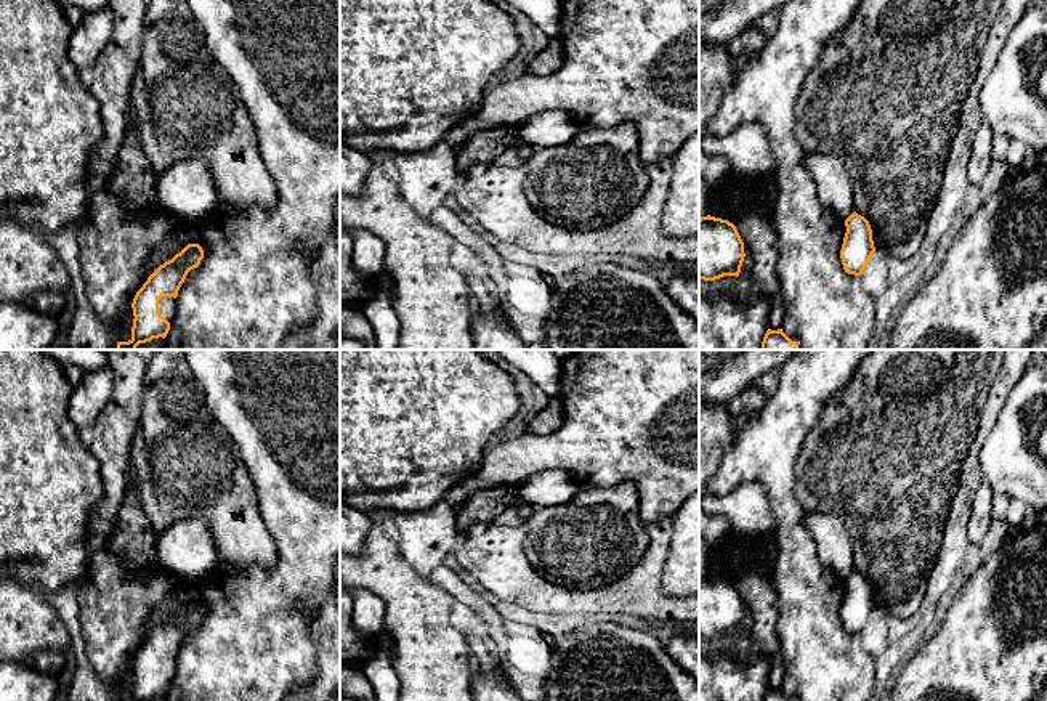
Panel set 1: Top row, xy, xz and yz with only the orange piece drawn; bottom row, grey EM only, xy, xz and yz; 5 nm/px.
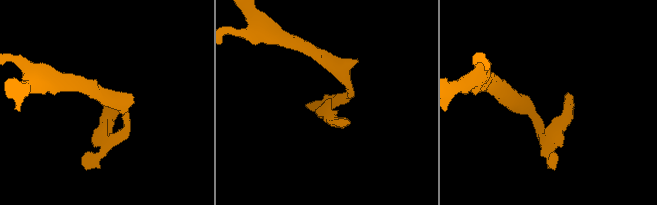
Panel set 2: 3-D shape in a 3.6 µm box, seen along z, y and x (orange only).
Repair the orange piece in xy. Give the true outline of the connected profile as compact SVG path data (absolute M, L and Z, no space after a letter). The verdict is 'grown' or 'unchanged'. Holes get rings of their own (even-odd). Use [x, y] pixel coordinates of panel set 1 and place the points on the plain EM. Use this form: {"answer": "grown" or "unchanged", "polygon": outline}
{"answer": "grown", "polygon": "M188 603L148 637L131 663L135 679L128 701L151 701L167 696L176 677L178 650L188 632L197 627L202 618L202 606Z"}

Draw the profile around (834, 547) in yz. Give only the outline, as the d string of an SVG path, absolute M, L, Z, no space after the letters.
M805 512L805 525L818 544L818 558L839 577L853 573L853 545L840 518Z

